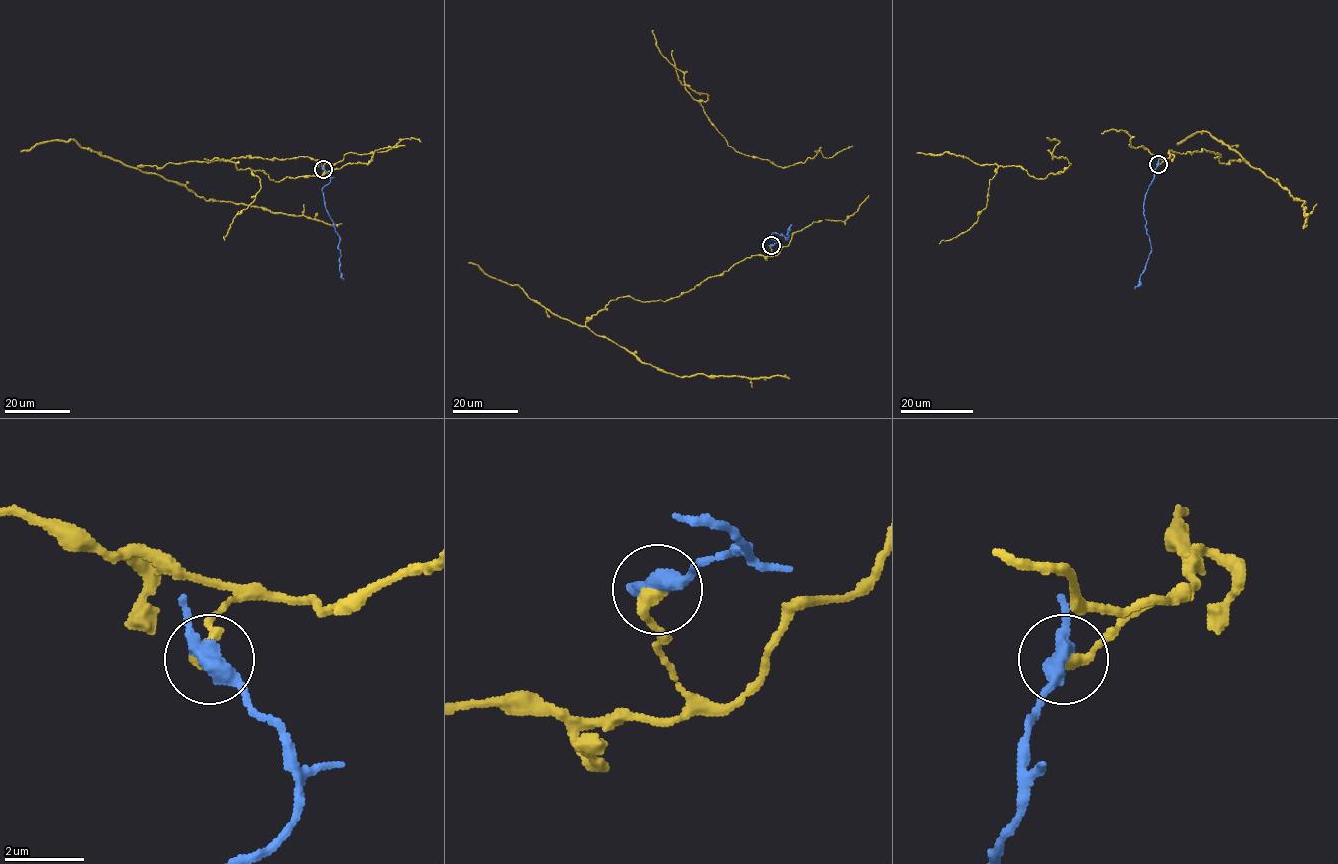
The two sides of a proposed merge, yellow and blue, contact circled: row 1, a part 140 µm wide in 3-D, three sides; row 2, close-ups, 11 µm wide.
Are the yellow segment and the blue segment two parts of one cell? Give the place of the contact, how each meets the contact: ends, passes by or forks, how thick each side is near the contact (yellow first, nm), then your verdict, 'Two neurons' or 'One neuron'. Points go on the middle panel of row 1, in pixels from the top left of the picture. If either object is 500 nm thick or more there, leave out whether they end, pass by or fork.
Place: (771, 245). At the ring yellow ends. At the ring blue passes by. Thickness 320 nm (yellow) against 400 nm. Two neurons

